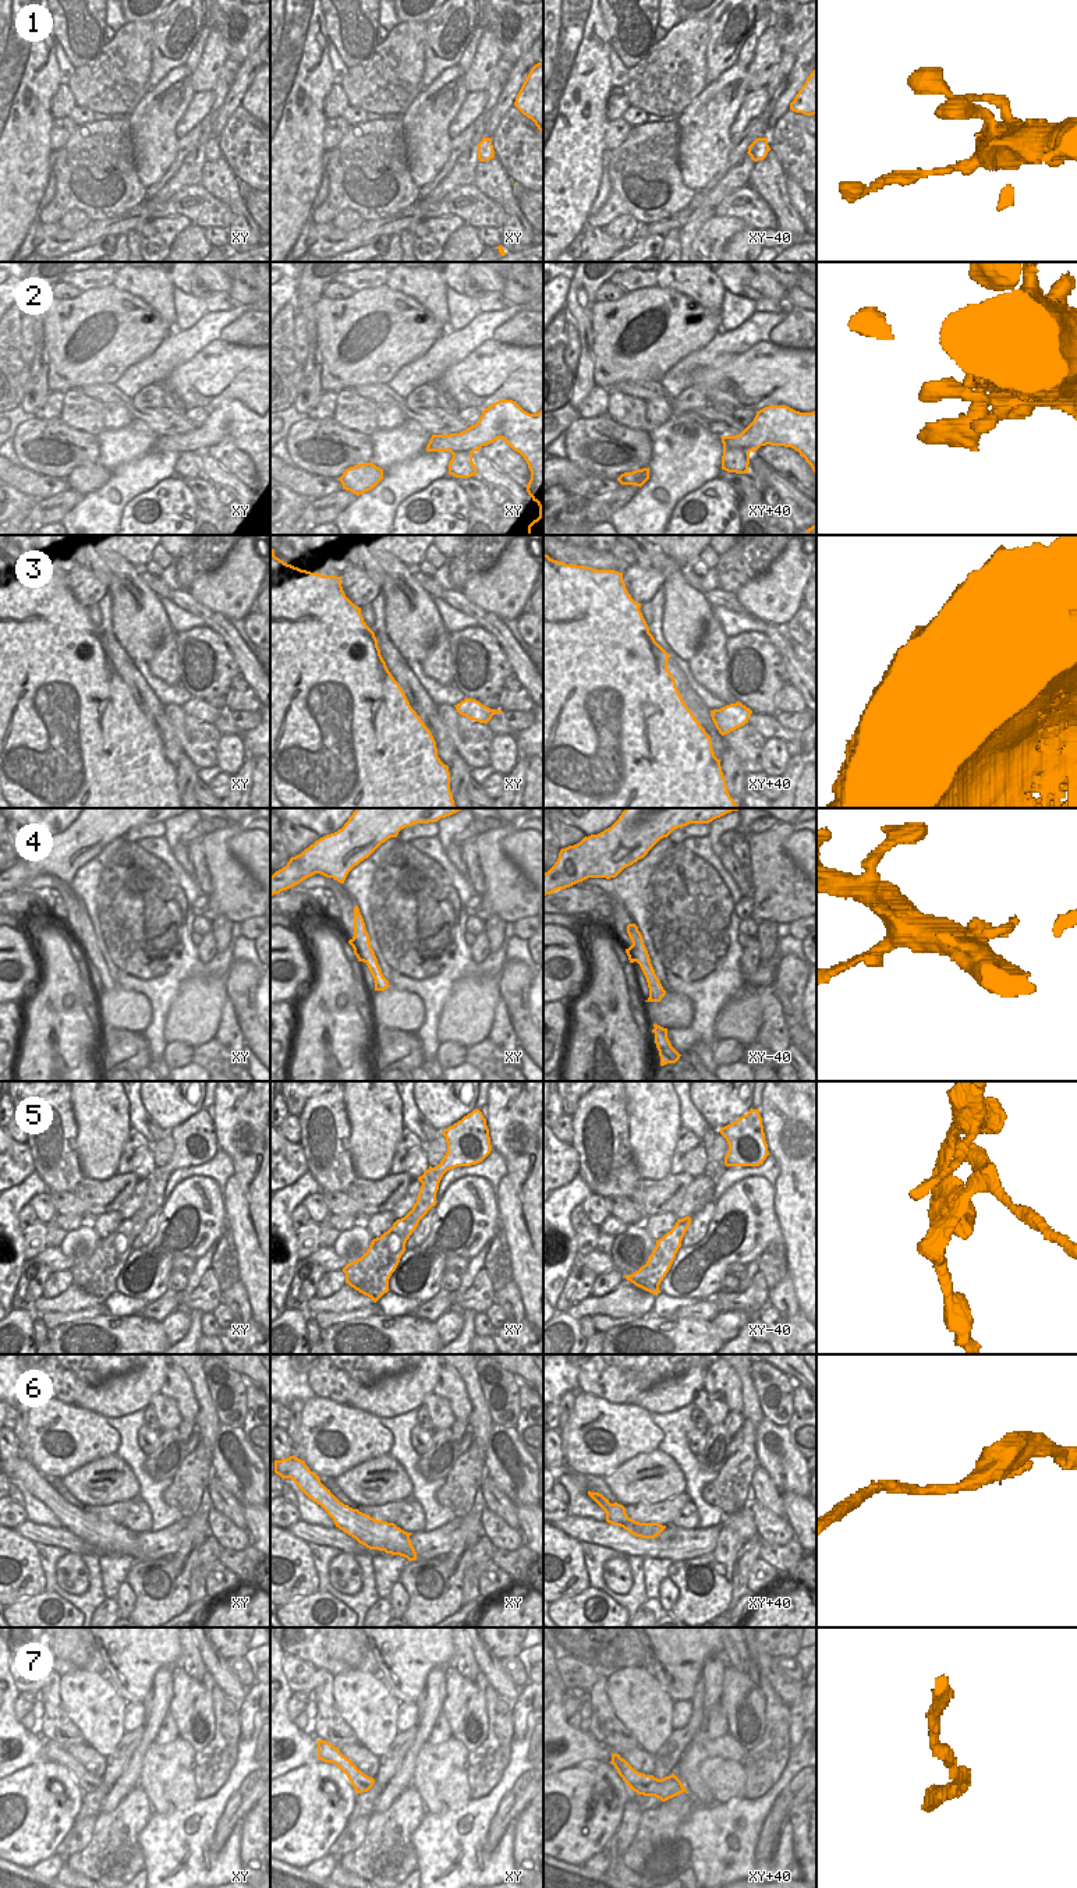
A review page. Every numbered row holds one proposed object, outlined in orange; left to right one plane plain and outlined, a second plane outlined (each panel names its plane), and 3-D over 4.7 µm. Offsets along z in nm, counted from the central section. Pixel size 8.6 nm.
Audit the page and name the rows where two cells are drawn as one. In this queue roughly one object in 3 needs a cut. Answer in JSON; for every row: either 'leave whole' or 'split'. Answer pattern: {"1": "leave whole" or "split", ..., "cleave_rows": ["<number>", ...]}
{"1": "leave whole", "2": "leave whole", "3": "split", "4": "split", "5": "split", "6": "leave whole", "7": "leave whole", "cleave_rows": ["3", "4", "5"]}

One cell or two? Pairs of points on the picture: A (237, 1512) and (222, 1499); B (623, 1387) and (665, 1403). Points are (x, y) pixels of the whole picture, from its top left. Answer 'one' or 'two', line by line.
A: one
B: two

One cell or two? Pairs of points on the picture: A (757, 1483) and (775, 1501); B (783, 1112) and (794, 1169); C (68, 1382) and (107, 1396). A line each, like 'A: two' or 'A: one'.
A: one
B: one
C: two

